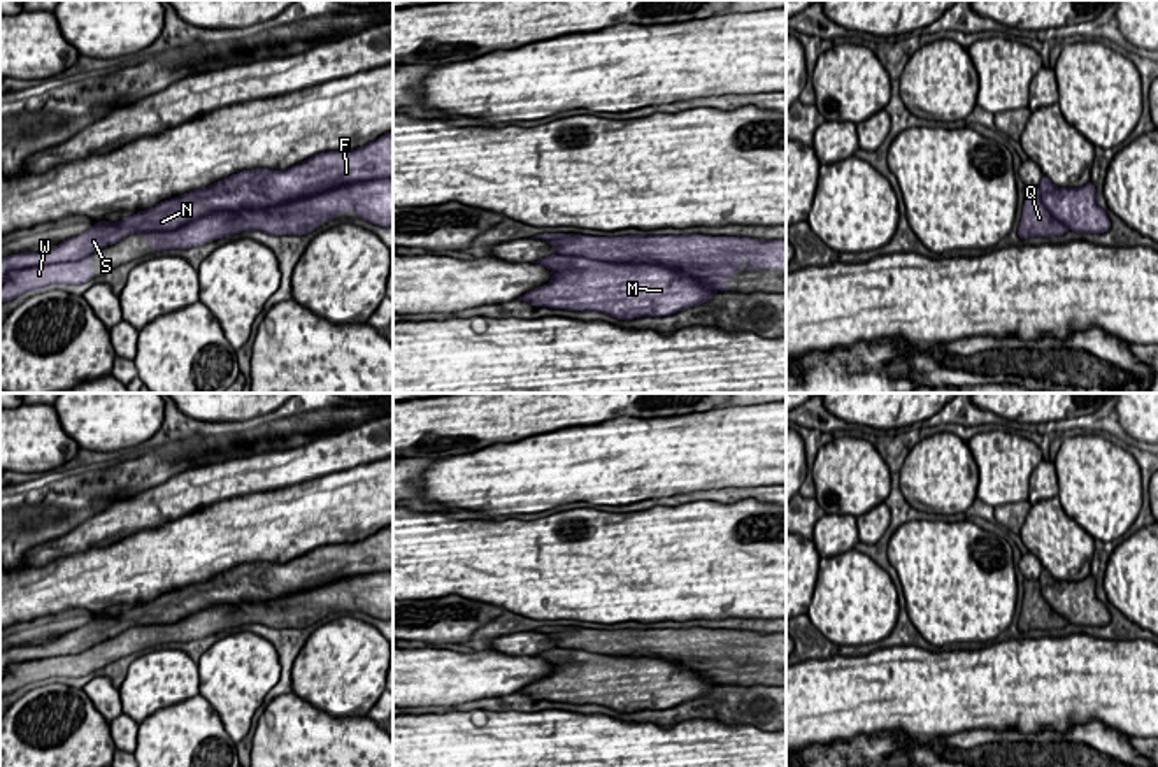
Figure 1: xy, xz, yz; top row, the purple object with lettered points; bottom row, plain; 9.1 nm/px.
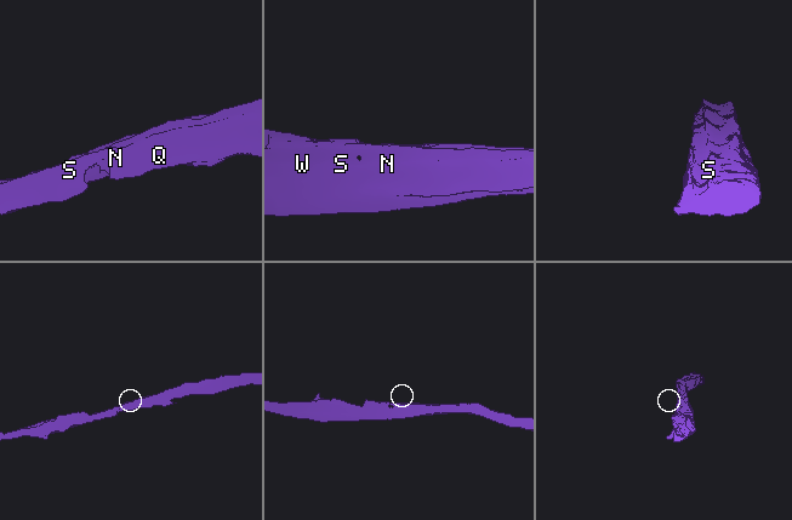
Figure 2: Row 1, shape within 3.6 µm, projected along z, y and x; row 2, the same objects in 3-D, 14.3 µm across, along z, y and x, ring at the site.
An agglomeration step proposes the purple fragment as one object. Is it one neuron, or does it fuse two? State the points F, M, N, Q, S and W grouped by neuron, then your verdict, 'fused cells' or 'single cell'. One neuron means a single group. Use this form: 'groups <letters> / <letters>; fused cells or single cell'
groups F M N S / Q W; fused cells

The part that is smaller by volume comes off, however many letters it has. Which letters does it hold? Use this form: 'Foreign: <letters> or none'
Foreign: Q, W

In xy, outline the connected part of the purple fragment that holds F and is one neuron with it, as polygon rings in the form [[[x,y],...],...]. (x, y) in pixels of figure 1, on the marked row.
[[[393,130],[363,147],[319,153],[286,170],[242,170],[204,190],[160,202],[118,223],[102,219],[84,233],[47,251],[11,254],[0,260],[0,284],[9,270],[77,262],[132,233],[172,232],[209,212],[272,207],[340,184],[375,179],[393,179]]]

